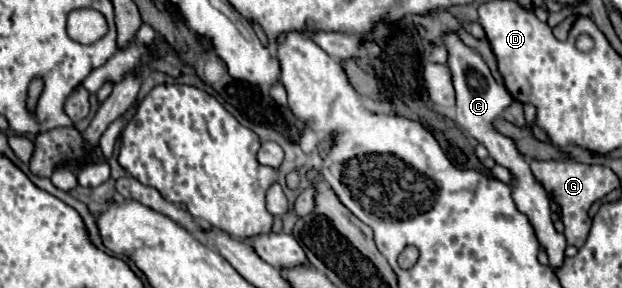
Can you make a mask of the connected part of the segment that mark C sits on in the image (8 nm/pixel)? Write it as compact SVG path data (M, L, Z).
M450 33L444 37L444 45L450 53L450 59L448 59L448 67L452 69L452 77L454 77L454 89L456 89L456 125L460 129L464 129L474 141L482 143L490 157L506 167L512 175L512 197L518 205L518 209L522 213L528 213L528 219L532 221L534 229L536 229L536 237L540 241L540 245L546 249L548 253L548 259L550 259L550 267L556 267L560 265L560 261L564 259L564 249L566 249L566 241L560 233L556 233L552 221L550 221L550 197L546 193L546 189L542 187L542 183L532 175L530 171L530 165L528 165L528 159L518 151L514 139L498 133L494 129L494 121L502 115L502 111L512 103L512 97L510 93L506 91L506 87L498 87L496 79L492 77L488 65L484 63L484 59L474 51L470 49L468 45L464 45L460 41L460 37L456 33Z

